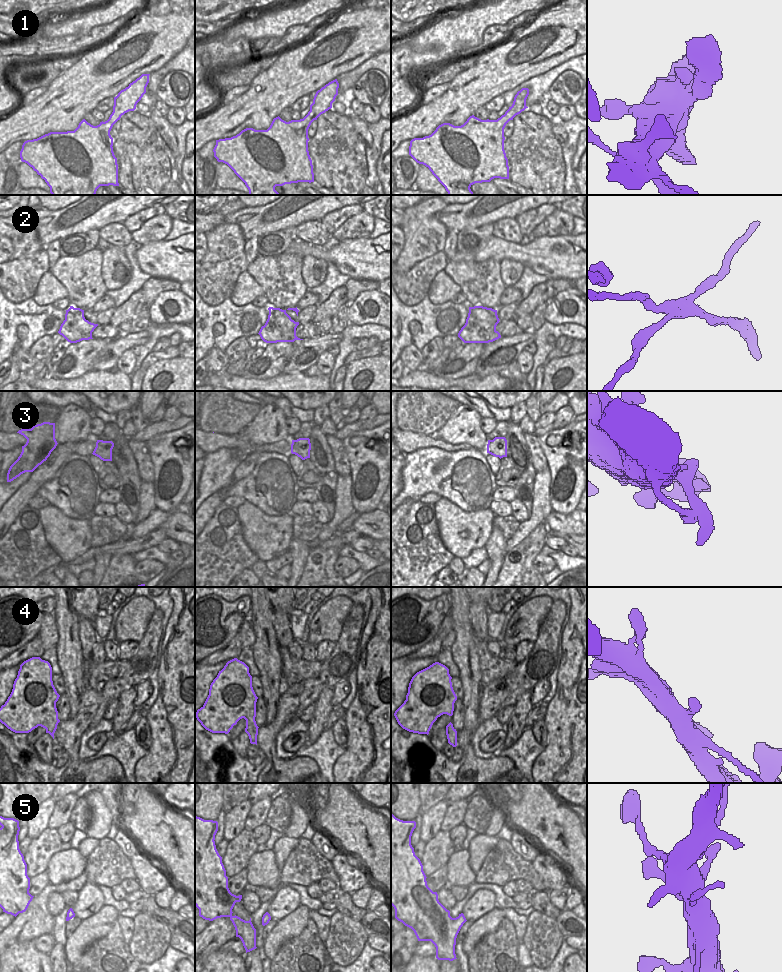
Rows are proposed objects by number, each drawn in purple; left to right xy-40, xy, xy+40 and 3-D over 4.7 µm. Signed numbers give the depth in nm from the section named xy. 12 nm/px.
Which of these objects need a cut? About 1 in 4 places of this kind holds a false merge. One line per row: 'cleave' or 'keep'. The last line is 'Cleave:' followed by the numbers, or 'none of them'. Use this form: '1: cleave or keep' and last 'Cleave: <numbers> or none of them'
1: keep
2: cleave
3: keep
4: cleave
5: keep
Cleave: 2, 4

